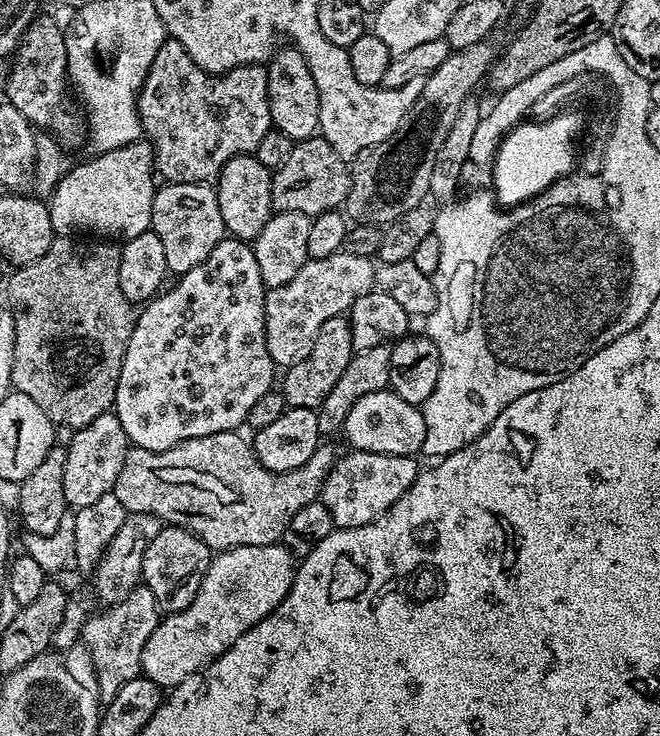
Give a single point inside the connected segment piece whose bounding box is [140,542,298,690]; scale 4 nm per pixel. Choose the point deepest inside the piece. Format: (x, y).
(243, 585)

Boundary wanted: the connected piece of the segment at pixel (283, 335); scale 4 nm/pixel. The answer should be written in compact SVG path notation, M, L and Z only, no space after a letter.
M339 251L330 254L330 258L308 259L286 286L267 289L264 297L266 346L277 369L287 370L302 362L314 348L322 325L329 318L345 315L352 303L375 288L376 264L366 257Z

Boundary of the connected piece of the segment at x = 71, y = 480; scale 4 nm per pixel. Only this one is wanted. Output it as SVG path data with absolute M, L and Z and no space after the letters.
M109 410L98 414L90 426L82 426L71 433L72 441L66 444L66 471L62 474L62 490L66 493L69 509L85 508L98 502L118 482L118 474L122 474L122 462L126 462L126 454L130 447L126 430L122 430L122 422L118 422L115 411Z

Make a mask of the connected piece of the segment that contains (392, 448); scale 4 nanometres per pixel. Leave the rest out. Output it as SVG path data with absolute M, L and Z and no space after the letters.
M391 390L366 394L366 398L358 398L350 414L346 414L342 436L348 439L347 447L357 452L415 457L426 442L424 413L417 405L398 398L398 394Z

